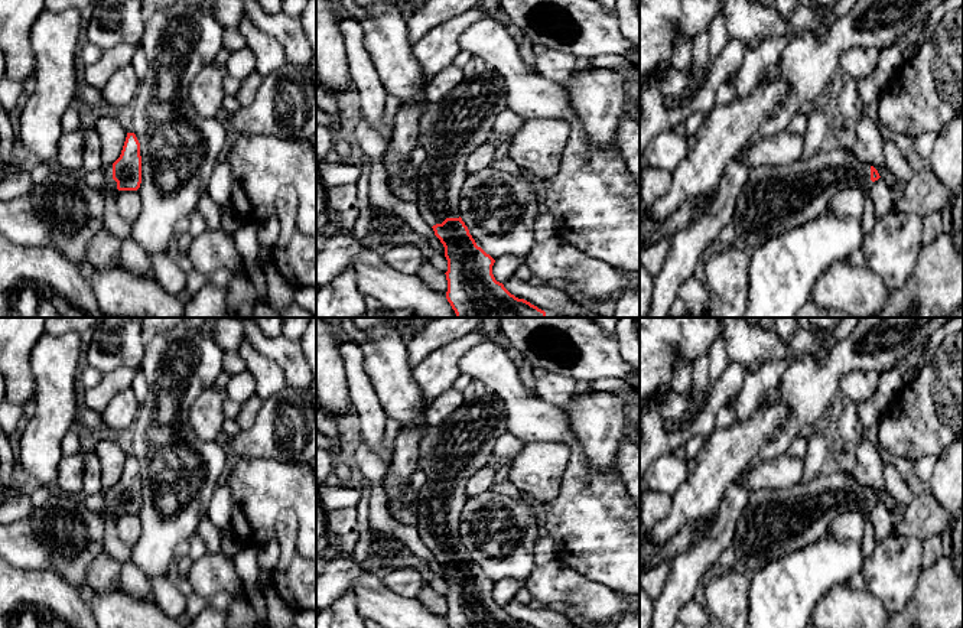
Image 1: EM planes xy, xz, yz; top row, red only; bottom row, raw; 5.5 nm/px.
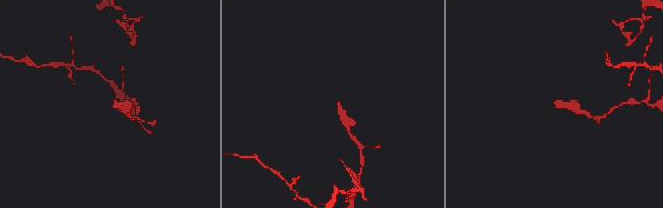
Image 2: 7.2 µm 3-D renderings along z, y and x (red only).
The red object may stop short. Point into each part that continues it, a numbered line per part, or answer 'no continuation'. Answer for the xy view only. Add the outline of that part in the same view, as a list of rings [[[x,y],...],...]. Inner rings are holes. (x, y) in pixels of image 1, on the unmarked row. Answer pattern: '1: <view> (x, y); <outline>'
1: xy (109, 494); [[[113,488],[104,492],[104,500],[105,500],[107,508],[108,508],[111,513],[118,514],[118,513],[117,513],[117,505],[113,502]]]

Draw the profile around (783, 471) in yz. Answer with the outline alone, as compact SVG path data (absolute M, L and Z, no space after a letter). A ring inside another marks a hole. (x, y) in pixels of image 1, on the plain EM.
M787 453L765 459L746 476L749 492L771 488L784 489L803 482L804 461Z

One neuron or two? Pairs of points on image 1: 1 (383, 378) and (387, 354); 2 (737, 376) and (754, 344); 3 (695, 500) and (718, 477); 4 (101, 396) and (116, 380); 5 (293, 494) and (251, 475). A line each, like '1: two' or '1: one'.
1: one
2: two
3: one
4: one
5: one

